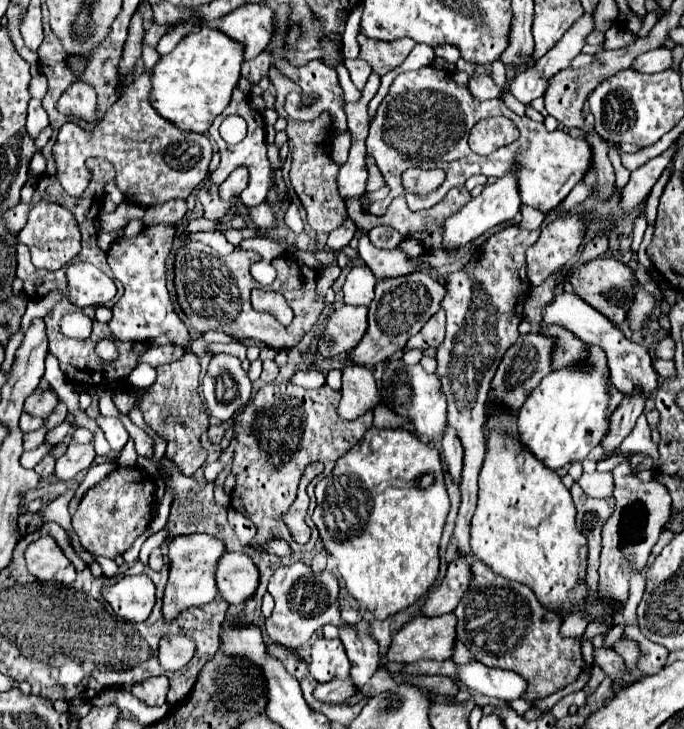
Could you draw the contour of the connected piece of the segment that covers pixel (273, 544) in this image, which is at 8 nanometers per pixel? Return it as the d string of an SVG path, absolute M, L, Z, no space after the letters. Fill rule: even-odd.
M271 540L270 544L269 542L266 542L263 547L265 552L273 553L279 556L287 556L291 553L289 545L283 540Z

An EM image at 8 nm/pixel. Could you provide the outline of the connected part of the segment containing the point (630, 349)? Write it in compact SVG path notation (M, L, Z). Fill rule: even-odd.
M569 292L557 294L557 298L543 310L543 322L545 324L559 324L559 326L571 330L575 336L579 336L585 344L599 346L607 356L611 382L623 394L641 390L641 392L647 392L647 396L649 396L657 388L659 376L651 368L651 354L643 346L625 338L625 334L613 322L609 322L601 312L591 308L583 298L579 298L575 294L569 294Z

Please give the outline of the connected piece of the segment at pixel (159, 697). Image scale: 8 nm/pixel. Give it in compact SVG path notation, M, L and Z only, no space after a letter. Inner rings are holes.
M163 676L145 680L143 684L135 684L131 688L131 694L149 706L163 706L167 696L167 680L163 680Z

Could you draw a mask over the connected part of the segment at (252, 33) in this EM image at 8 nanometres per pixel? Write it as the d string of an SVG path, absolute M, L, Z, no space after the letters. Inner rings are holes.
M243 4L217 22L217 30L245 46L245 60L255 58L273 38L273 14L263 4Z

